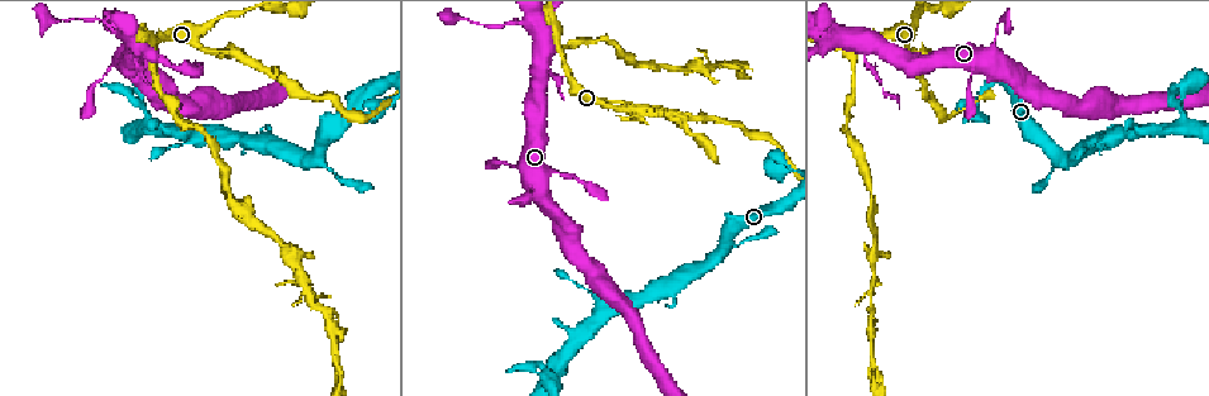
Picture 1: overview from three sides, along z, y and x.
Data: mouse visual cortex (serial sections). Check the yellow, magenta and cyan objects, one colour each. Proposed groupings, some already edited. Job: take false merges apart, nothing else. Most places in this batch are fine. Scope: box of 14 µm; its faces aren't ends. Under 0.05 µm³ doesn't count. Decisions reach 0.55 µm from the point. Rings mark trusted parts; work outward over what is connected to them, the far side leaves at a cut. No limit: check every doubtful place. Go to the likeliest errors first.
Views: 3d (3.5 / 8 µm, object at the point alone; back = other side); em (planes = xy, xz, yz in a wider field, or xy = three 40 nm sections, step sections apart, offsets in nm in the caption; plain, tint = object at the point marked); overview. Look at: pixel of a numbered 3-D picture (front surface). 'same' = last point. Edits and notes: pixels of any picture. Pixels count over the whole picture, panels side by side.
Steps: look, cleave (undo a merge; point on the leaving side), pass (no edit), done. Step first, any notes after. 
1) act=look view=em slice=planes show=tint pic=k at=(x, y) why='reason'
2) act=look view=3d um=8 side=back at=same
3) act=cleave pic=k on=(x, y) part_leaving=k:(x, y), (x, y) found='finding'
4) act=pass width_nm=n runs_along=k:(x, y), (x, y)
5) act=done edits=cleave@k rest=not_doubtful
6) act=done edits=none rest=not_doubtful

act=look view=3d um=8 pic=1 at=(685, 113) why='thick turns thin'

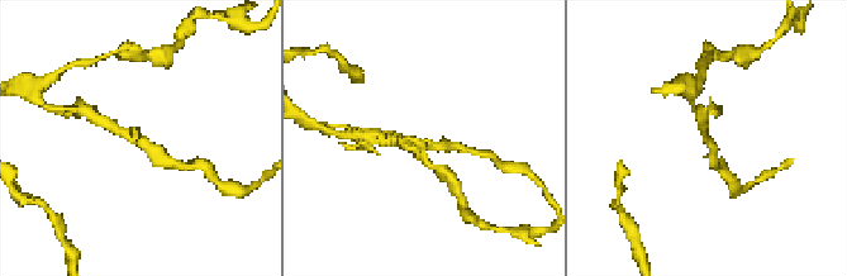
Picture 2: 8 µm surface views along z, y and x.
act=look view=em slice=xy step=2 show=tint pic=2 at=(707, 143) arm_widths_nm=250,300

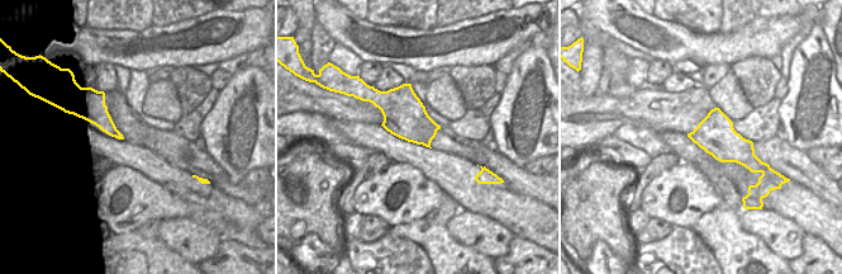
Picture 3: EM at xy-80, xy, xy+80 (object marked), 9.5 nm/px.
act=pass runs_along=2:(104, 122), (163, 158) found='one cell here'

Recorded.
act=look view=3d um=3.5 pic=1 at=(866, 49) why='sharp bend'

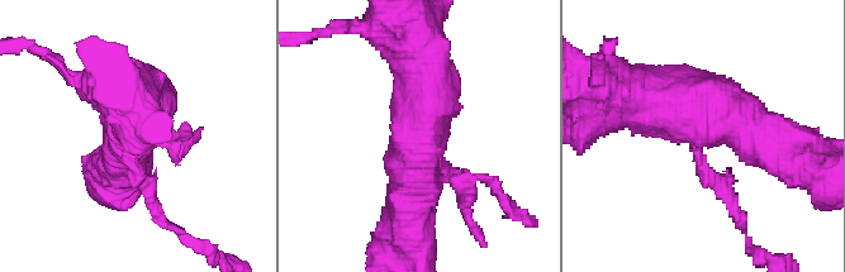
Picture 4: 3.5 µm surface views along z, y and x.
act=look view=em slice=xy step=1 show=tint pic=4 at=(700, 131) why='need the tissue'

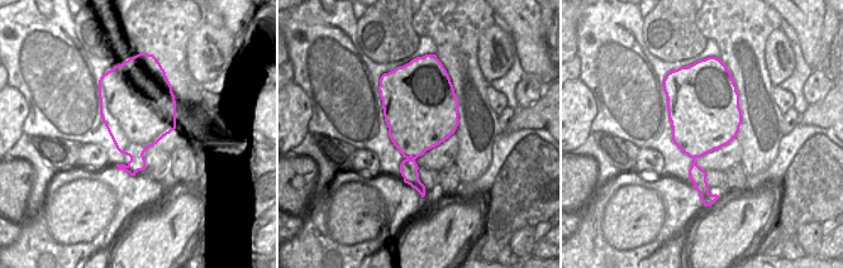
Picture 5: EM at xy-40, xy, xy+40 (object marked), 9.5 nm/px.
act=look view=em slice=xy step=2 show=tint at=same

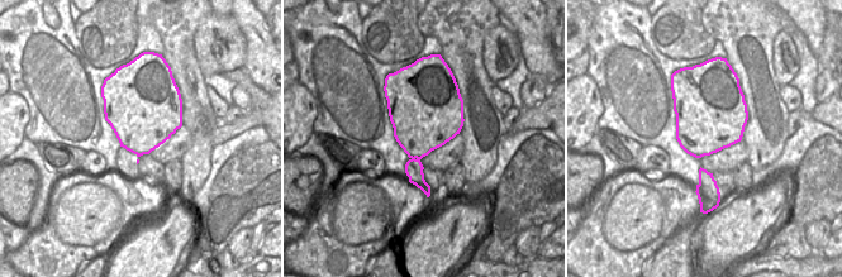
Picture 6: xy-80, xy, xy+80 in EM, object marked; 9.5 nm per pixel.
act=cleave pic=4 on=(725, 185) part_leaving=4:(694, 148), (730, 195), (746, 238) found='two cells meet here'

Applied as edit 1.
act=look view=overview why='redraw'

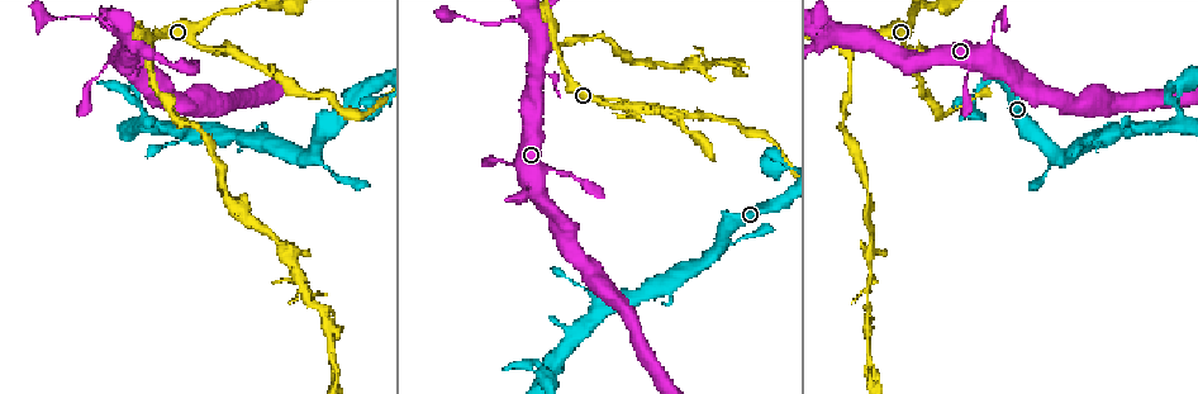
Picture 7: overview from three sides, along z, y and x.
act=look view=3d um=3.5 side=back pic=7 at=(555, 45) why='sharp bend'

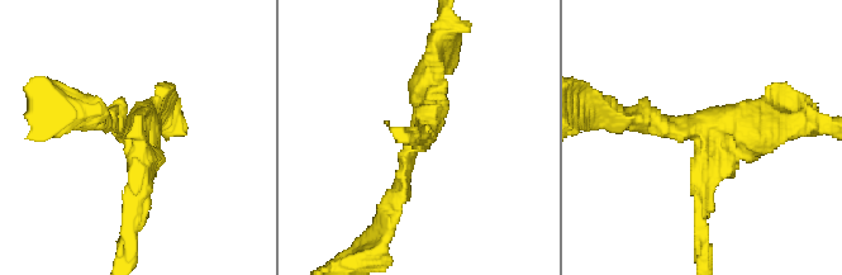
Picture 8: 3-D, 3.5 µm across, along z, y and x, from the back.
act=look view=em slice=planes show=tint pic=8 at=(705, 140)

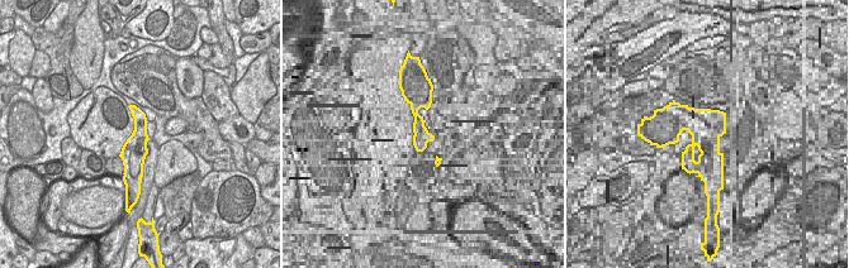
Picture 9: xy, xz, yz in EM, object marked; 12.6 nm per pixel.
act=pass runs_along=9:(133, 109), (140, 116), (136, 176) found='continuous, no second cell'

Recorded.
act=done edits=cleave@4 rest=not_doubtful

